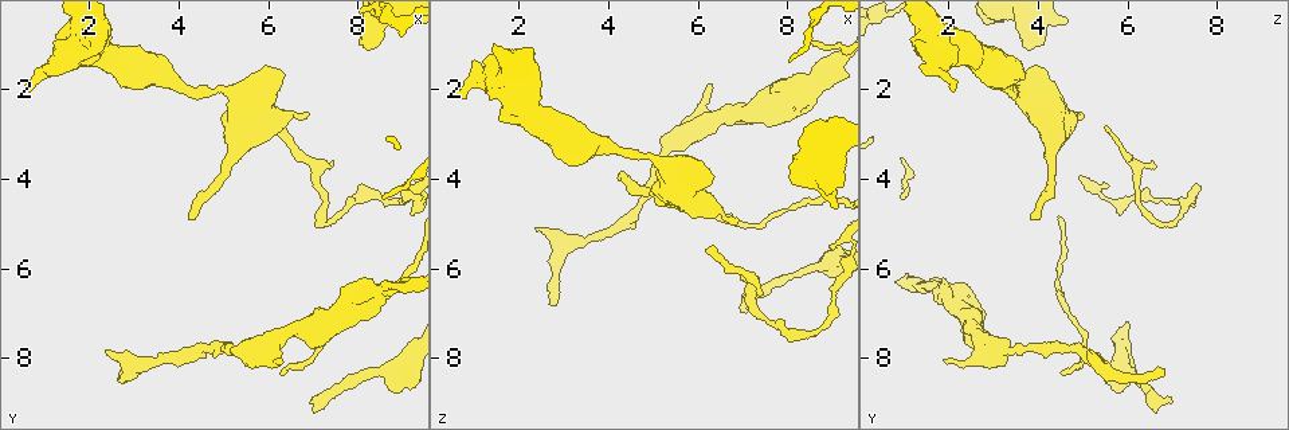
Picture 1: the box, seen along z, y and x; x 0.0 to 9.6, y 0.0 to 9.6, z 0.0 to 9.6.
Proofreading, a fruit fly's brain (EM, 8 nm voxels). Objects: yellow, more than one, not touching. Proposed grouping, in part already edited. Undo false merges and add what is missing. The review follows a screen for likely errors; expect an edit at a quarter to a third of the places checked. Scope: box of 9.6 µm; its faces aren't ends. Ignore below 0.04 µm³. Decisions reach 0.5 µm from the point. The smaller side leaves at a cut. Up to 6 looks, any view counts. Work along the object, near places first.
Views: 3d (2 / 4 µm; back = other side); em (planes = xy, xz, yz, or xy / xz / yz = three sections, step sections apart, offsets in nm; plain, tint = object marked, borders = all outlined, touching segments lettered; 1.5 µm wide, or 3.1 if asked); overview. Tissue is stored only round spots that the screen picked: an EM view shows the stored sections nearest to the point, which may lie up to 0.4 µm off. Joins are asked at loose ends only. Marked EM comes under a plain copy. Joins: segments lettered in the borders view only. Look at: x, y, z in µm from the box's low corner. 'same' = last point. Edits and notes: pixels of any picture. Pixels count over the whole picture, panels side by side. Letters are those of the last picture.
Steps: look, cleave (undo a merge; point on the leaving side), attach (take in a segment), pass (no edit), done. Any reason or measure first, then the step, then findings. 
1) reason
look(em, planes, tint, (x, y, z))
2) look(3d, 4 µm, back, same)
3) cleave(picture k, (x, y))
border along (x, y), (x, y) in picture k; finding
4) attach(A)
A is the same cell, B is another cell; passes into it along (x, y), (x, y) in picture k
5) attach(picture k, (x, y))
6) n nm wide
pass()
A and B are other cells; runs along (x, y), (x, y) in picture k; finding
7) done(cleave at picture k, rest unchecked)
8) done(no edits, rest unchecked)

thick end
look(3d, 4 µm, (8.25, 0.85, 4.15))

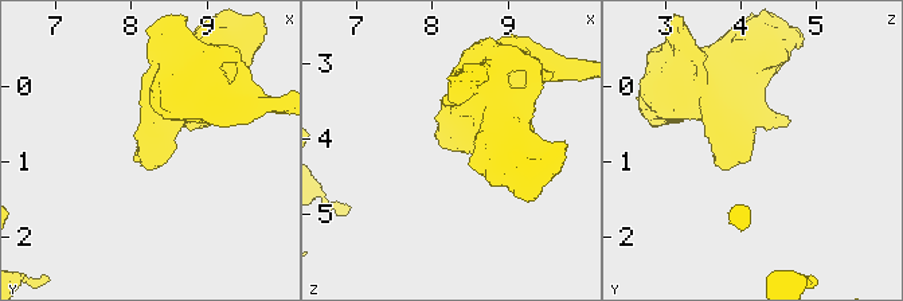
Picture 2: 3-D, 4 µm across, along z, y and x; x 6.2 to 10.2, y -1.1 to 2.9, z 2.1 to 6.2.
look(em, yz, step 8, borders, (8.20, 0.90, 4.15))

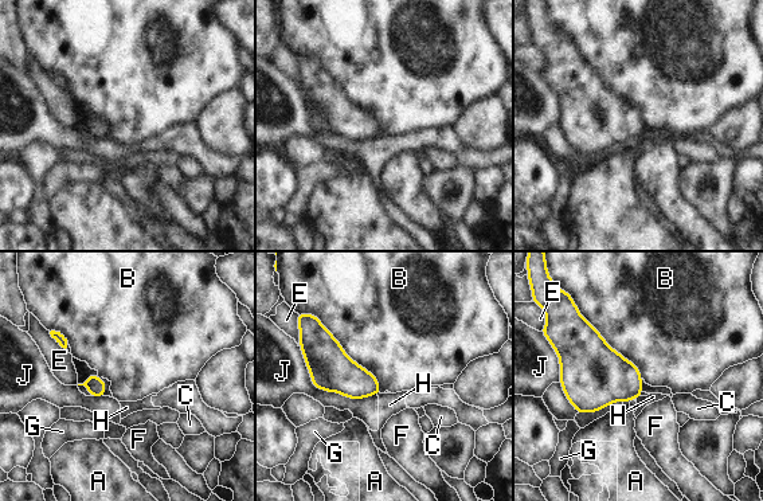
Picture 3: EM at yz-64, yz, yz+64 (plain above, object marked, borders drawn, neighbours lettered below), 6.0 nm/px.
another direction
look(em, planes, borders, same)

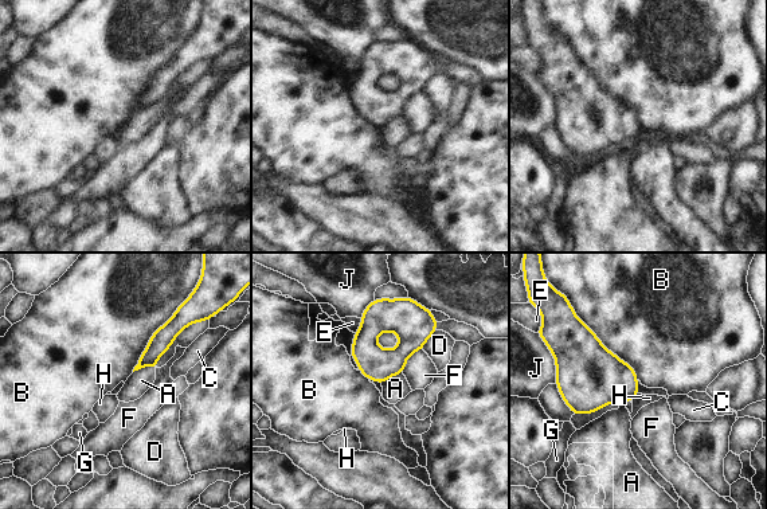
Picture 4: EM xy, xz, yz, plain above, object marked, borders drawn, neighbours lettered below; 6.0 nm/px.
pass()
A, B, C, D, E, F, G, H and J are other cells; border along (576, 314), (638, 379) in picture 4; no lettered segment goes on from it

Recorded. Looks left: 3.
thin end
look(3d, 2 µm, back, (6.20, 2.90, 5.55))

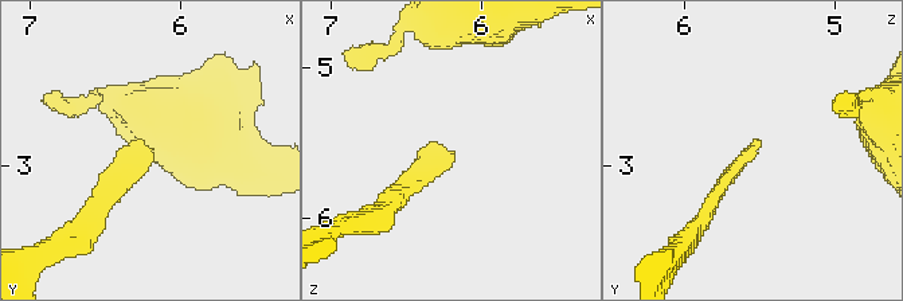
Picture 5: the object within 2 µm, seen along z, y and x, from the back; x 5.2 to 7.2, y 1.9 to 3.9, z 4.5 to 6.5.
now the EM
look(em, planes, borders, (6.24, 2.86, 5.48))

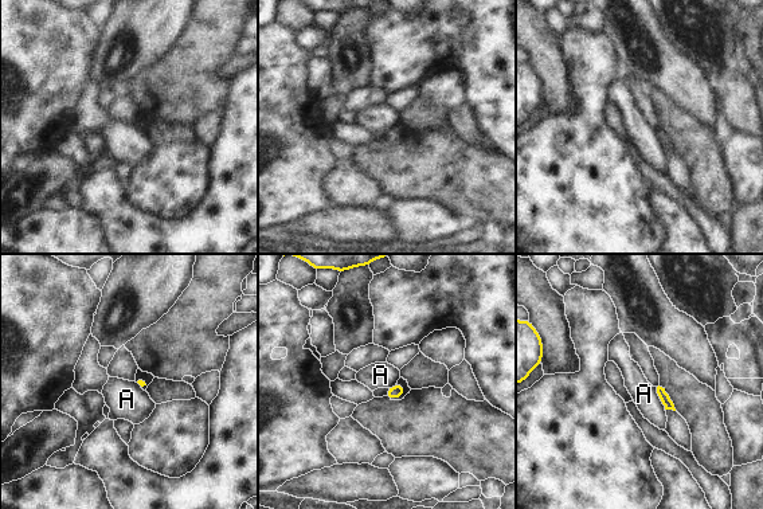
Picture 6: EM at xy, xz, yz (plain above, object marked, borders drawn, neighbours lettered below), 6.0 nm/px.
pass()
A is another cell; border along (656, 387), (658, 400), (665, 408) in picture 6; no lettered segment goes on from it

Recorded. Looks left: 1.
look(em, planes, borders, (5.20, 7.75, 3.40))

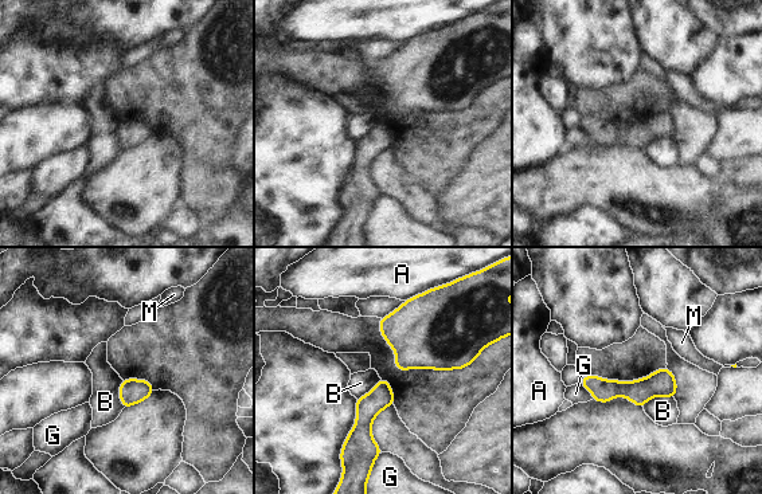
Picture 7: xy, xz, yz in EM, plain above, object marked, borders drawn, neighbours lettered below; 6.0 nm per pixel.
150 nm wide
pass()
A, B, G and M are other cells; continuous, no second cell

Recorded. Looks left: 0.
done(no edits, rest unchecked)

